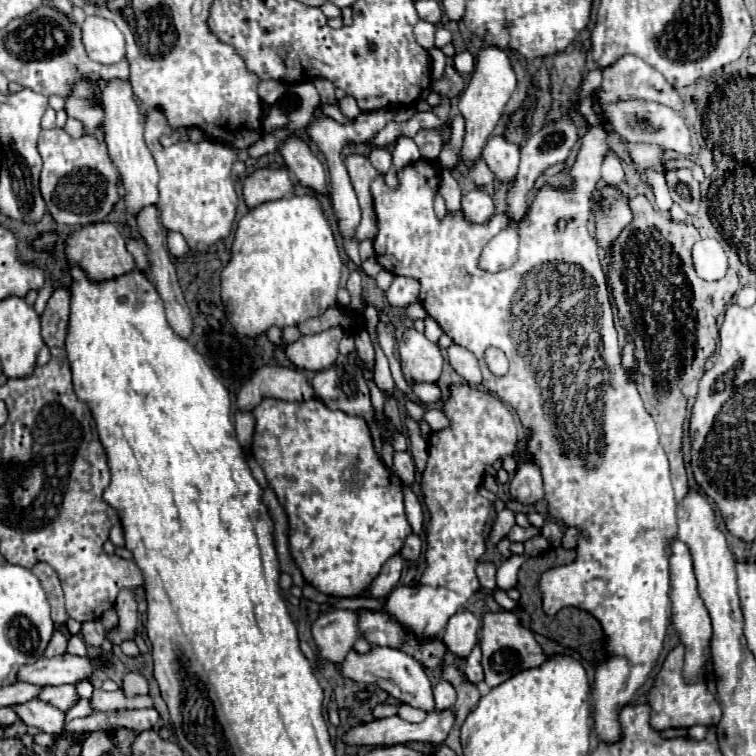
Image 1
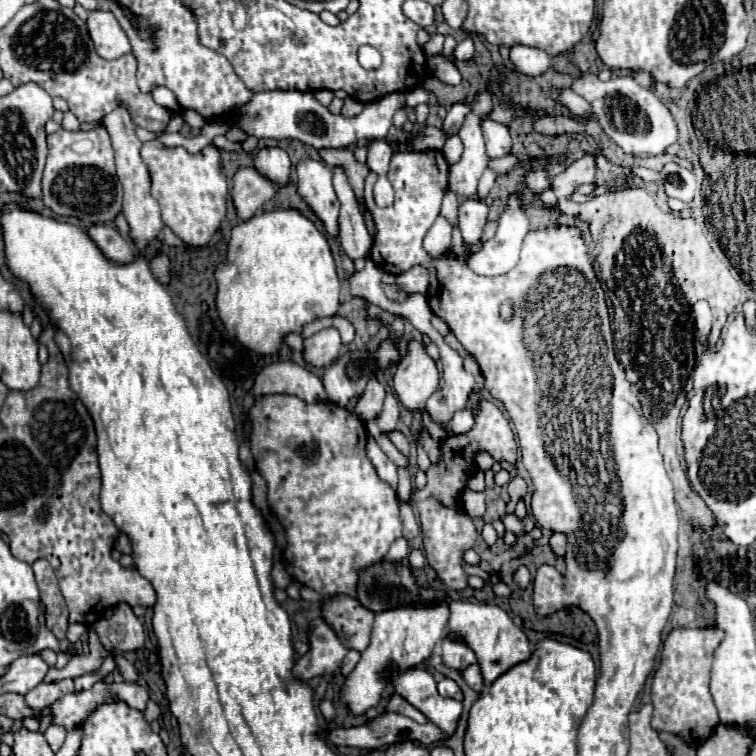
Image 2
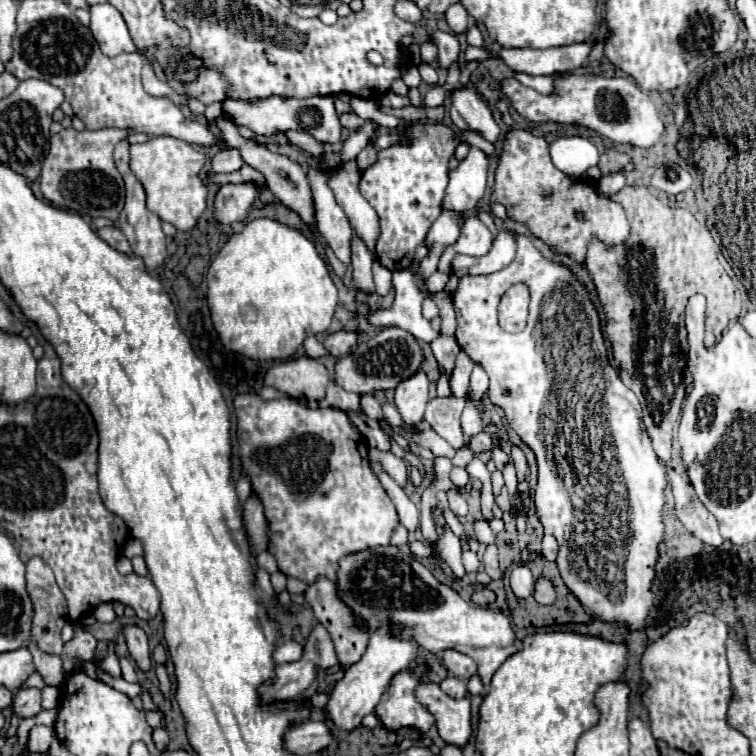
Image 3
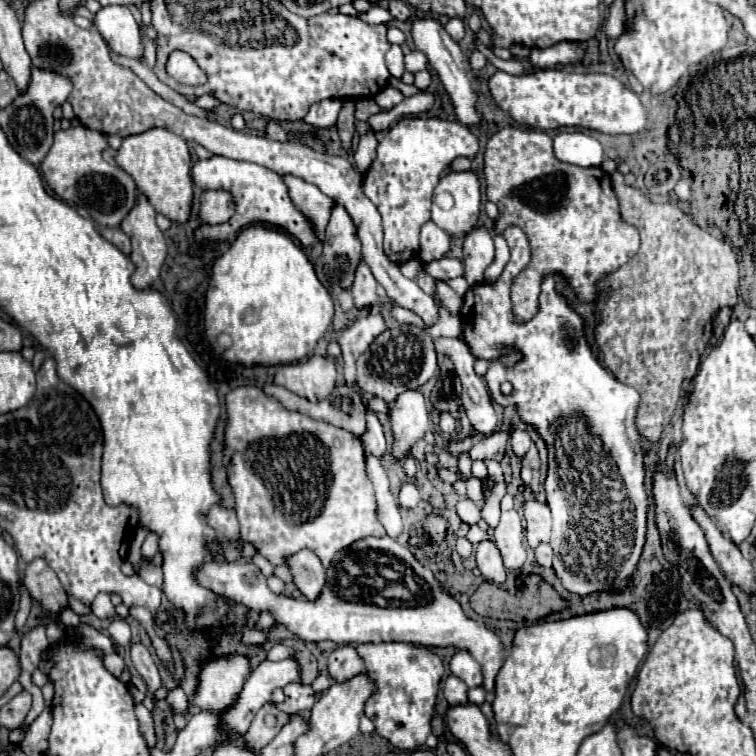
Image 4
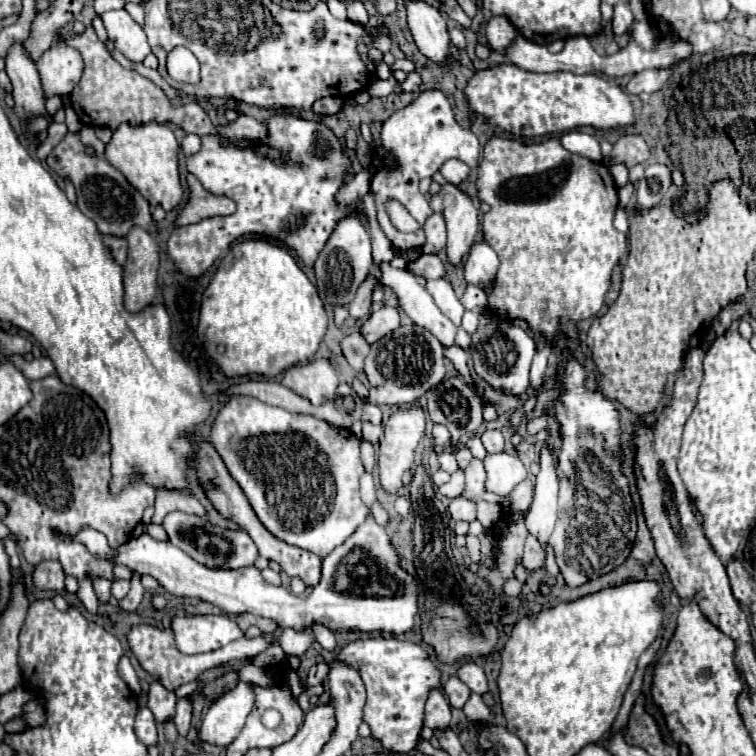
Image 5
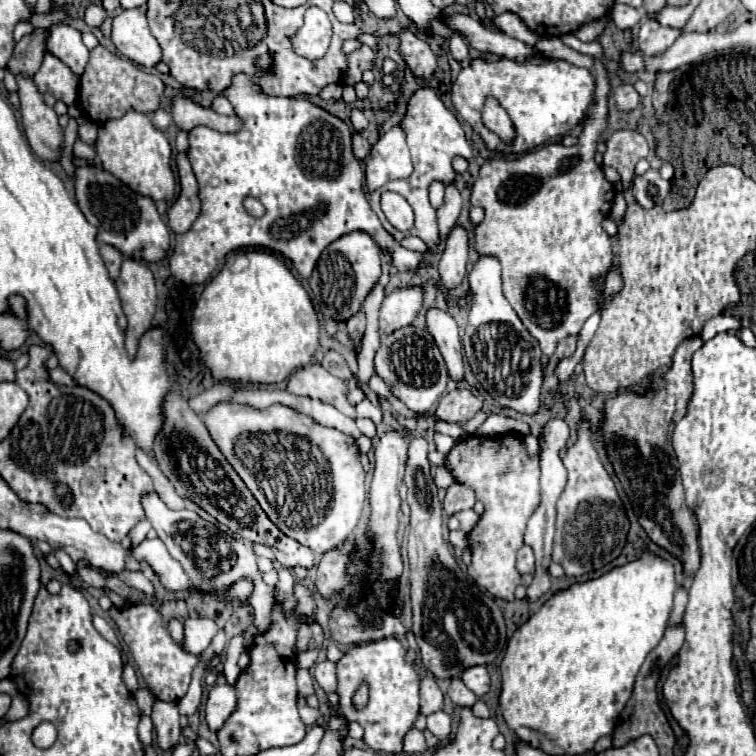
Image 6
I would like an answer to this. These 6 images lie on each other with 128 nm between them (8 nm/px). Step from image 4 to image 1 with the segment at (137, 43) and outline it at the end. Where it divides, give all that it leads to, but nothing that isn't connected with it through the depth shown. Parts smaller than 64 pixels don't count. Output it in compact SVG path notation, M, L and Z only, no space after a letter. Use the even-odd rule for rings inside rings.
M88 16L82 24L82 40L90 60L100 64L114 64L124 58L124 34L112 20L102 16Z

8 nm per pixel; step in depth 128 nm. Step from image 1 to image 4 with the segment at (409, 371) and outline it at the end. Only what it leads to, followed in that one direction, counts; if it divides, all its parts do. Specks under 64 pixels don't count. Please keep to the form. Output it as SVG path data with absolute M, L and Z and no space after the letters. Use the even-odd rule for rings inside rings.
M408 390L398 396L390 410L390 428L394 438L392 456L394 460L404 460L430 428L426 400L418 390Z

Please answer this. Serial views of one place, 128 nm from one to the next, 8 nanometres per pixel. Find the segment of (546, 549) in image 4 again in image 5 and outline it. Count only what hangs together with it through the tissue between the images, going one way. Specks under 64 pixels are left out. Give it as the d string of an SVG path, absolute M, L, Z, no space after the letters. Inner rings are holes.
M528 536L526 546L524 546L524 556L522 556L522 566L526 570L538 570L544 566L544 558L546 558L546 552L540 546L540 542L536 538Z

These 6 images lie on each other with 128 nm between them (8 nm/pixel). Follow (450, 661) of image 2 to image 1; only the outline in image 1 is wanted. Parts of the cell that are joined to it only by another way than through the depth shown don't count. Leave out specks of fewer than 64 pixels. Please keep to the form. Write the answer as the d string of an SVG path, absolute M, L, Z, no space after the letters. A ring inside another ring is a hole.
M458 612L458 614L454 614L448 620L446 632L442 634L444 646L456 658L466 658L468 652L472 652L472 648L476 646L478 628L480 628L480 618L474 616L472 612Z

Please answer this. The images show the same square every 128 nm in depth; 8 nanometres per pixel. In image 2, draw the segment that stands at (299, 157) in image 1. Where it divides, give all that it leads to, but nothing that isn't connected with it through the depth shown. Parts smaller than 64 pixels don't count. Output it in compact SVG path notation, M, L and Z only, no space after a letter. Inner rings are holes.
M308 158L296 166L296 176L298 176L298 194L320 218L326 232L334 240L338 240L340 202L332 186L334 168L322 168L322 162Z

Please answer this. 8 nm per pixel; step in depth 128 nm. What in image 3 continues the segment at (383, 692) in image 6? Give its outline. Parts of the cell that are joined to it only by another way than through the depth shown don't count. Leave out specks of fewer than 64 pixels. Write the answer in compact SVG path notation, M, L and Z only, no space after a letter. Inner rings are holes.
M418 664L414 670L404 670L392 680L388 692L384 692L374 710L386 730L398 730L404 726L418 728L422 734L430 730L434 716L414 696L414 690L422 684L420 674L426 674L428 668L428 664Z

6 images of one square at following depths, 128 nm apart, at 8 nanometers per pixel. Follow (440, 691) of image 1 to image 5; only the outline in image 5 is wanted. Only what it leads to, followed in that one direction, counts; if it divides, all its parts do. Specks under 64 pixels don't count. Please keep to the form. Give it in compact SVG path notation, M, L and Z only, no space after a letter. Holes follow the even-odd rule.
M452 676L444 684L444 694L446 694L446 698L448 698L452 708L462 708L468 702L468 698L470 698L470 688L460 678Z

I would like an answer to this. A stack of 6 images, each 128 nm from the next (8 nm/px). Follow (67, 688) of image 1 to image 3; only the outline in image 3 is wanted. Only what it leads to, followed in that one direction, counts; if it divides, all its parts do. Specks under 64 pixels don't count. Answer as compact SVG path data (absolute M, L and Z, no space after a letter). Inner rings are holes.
M24 688L14 694L12 712L18 718L32 718L42 710L40 706L40 690L38 688Z

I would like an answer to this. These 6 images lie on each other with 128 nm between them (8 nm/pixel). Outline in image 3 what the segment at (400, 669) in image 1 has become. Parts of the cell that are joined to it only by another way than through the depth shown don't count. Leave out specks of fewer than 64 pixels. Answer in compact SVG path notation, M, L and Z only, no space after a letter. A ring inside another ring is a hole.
M420 684L416 698L436 718L440 738L448 744L466 746L472 736L472 712L470 698L454 700L440 690L438 684Z

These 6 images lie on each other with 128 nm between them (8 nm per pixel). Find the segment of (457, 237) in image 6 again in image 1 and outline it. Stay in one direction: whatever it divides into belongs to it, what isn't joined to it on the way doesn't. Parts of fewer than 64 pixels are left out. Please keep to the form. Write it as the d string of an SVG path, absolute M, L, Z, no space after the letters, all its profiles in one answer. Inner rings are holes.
M484 46L476 58L476 70L470 78L470 84L460 94L460 112L466 120L466 136L462 144L462 162L466 166L474 166L482 160L482 148L490 134L494 132L506 102L510 100L512 92L516 90L516 76L510 66L508 54L496 46Z

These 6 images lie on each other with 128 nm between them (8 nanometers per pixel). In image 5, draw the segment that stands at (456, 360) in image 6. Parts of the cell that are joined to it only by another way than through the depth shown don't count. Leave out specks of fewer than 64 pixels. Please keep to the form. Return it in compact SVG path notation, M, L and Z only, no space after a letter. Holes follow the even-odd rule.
M382 264L382 274L382 284L396 292L402 310L414 320L414 324L430 330L442 346L454 346L456 326L440 312L418 278L410 272L396 270L390 264Z

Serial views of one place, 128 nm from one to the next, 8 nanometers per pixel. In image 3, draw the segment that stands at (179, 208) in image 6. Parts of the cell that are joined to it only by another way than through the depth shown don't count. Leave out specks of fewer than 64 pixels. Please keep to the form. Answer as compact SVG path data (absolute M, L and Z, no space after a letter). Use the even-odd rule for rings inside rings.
M226 184L214 196L214 218L220 224L242 222L252 202L260 196L260 188L254 184Z

